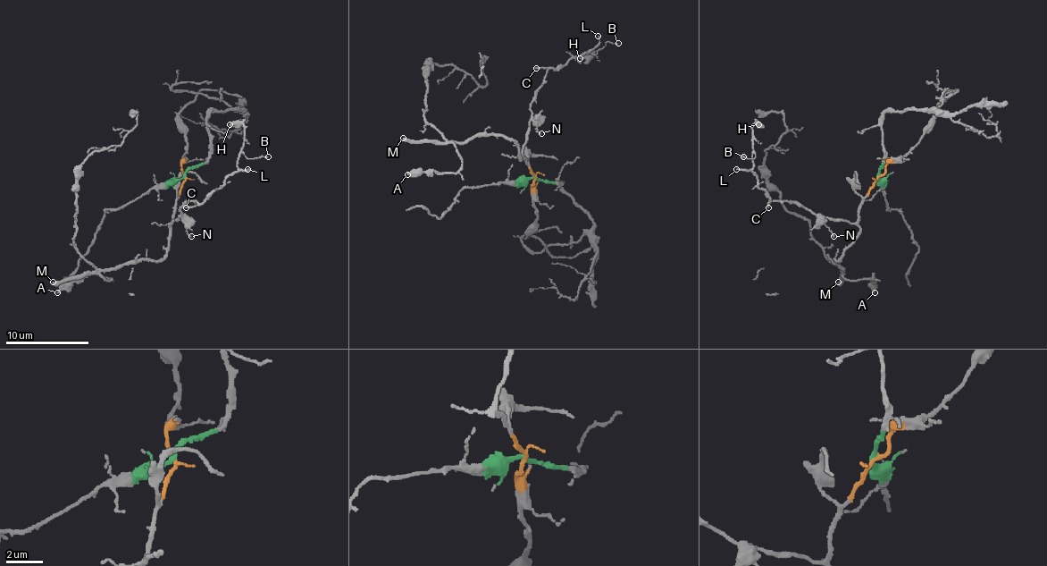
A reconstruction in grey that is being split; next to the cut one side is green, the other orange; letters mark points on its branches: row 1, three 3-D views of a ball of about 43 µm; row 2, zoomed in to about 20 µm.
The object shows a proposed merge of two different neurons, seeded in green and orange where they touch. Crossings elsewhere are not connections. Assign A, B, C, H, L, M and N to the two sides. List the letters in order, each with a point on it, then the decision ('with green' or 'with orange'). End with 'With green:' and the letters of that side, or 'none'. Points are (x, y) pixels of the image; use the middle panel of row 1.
A: place (407, 174); with orange
B: place (618, 43); with orange
C: place (536, 68); with orange
H: place (580, 58); with orange
L: place (598, 36); with orange
M: place (403, 138); with orange
N: place (541, 133); with orange
With green: none

